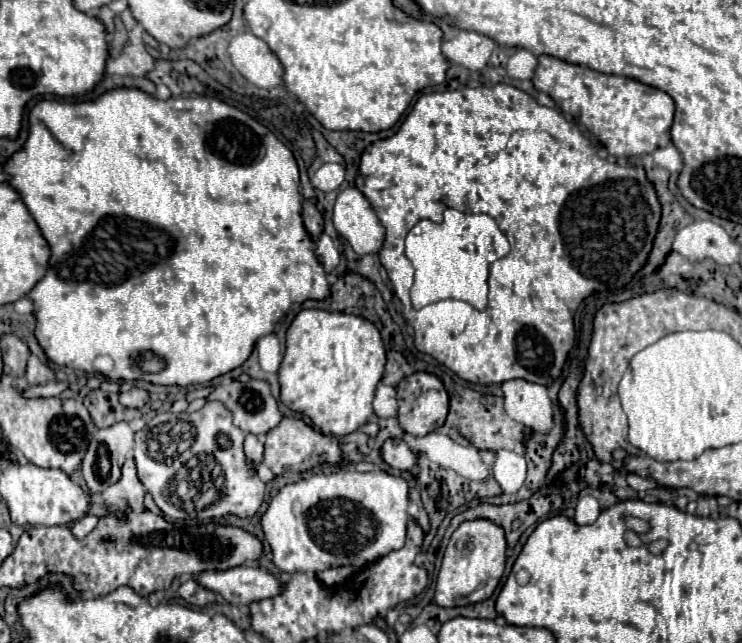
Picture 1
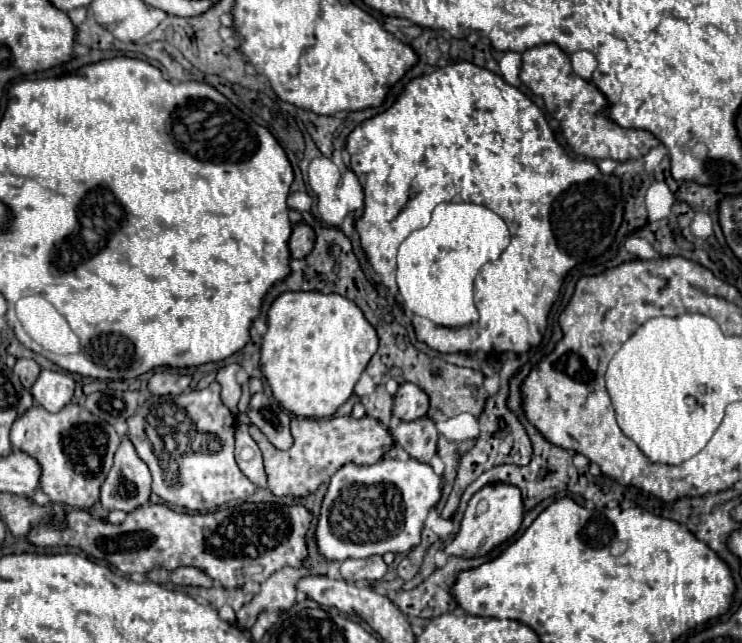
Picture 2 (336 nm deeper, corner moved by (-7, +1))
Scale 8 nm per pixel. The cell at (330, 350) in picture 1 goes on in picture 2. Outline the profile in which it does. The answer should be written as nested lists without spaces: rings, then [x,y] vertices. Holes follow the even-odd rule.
[[[283,292],[267,312],[267,332],[261,340],[261,374],[267,378],[275,400],[295,416],[329,418],[353,394],[353,388],[377,352],[379,338],[355,302],[339,294]]]

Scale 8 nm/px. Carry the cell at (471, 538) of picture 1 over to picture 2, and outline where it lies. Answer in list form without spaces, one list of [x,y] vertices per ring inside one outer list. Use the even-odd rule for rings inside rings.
[[[495,482],[483,486],[471,500],[465,510],[459,534],[445,546],[447,554],[457,554],[457,556],[473,556],[473,554],[487,554],[501,542],[509,540],[511,536],[517,534],[519,526],[523,522],[523,500],[521,500],[521,490],[517,486],[505,484],[505,482]]]

